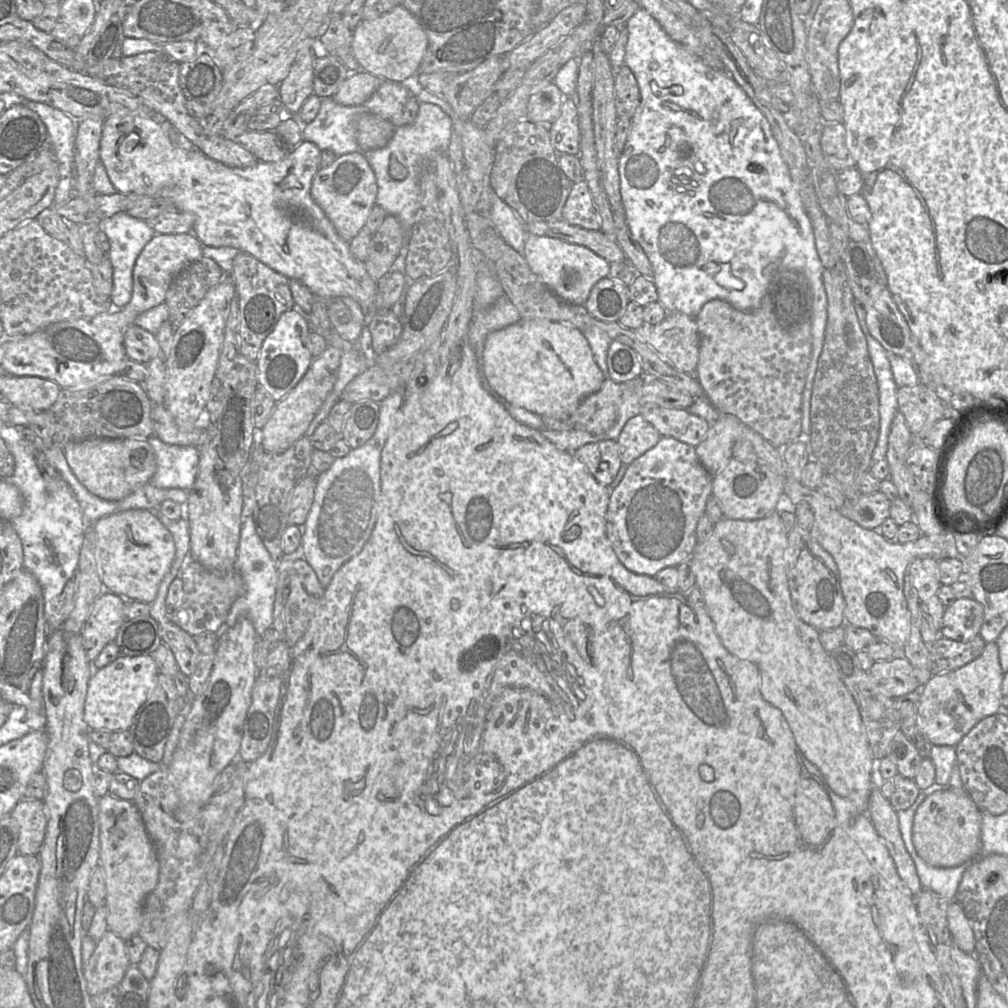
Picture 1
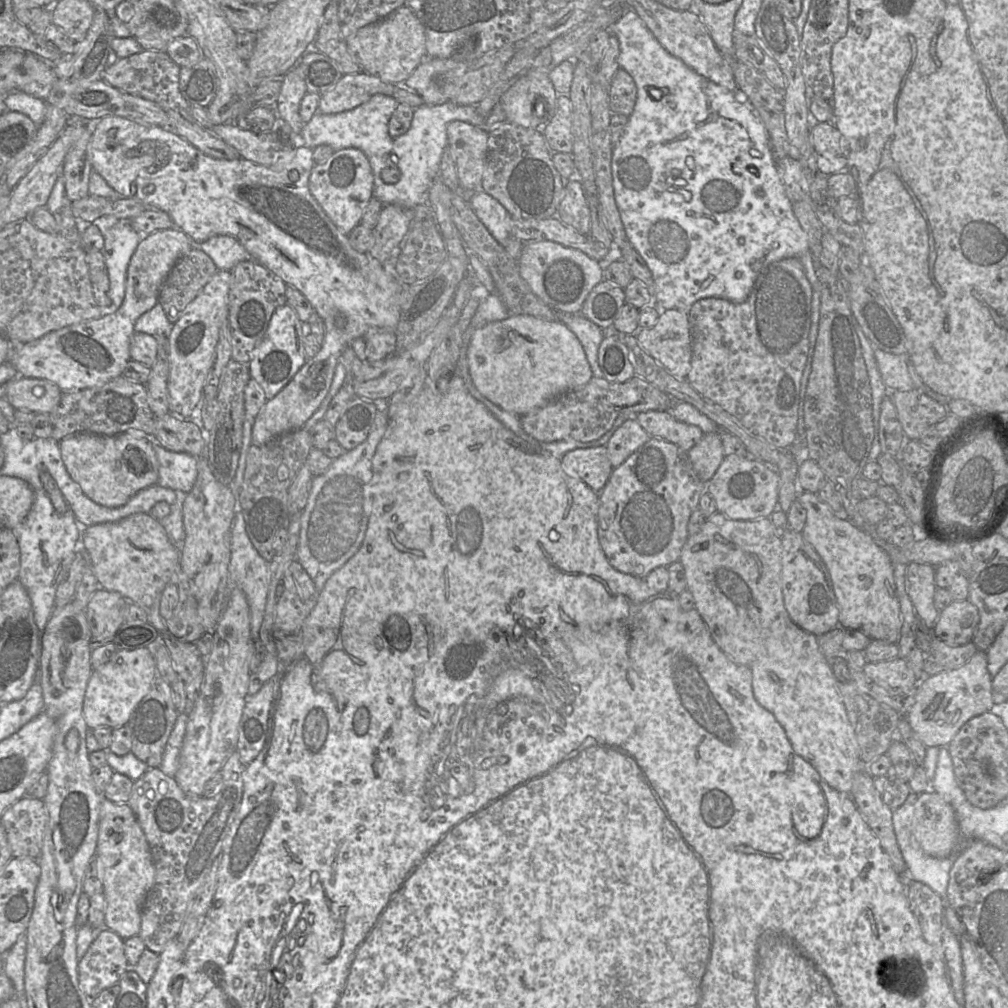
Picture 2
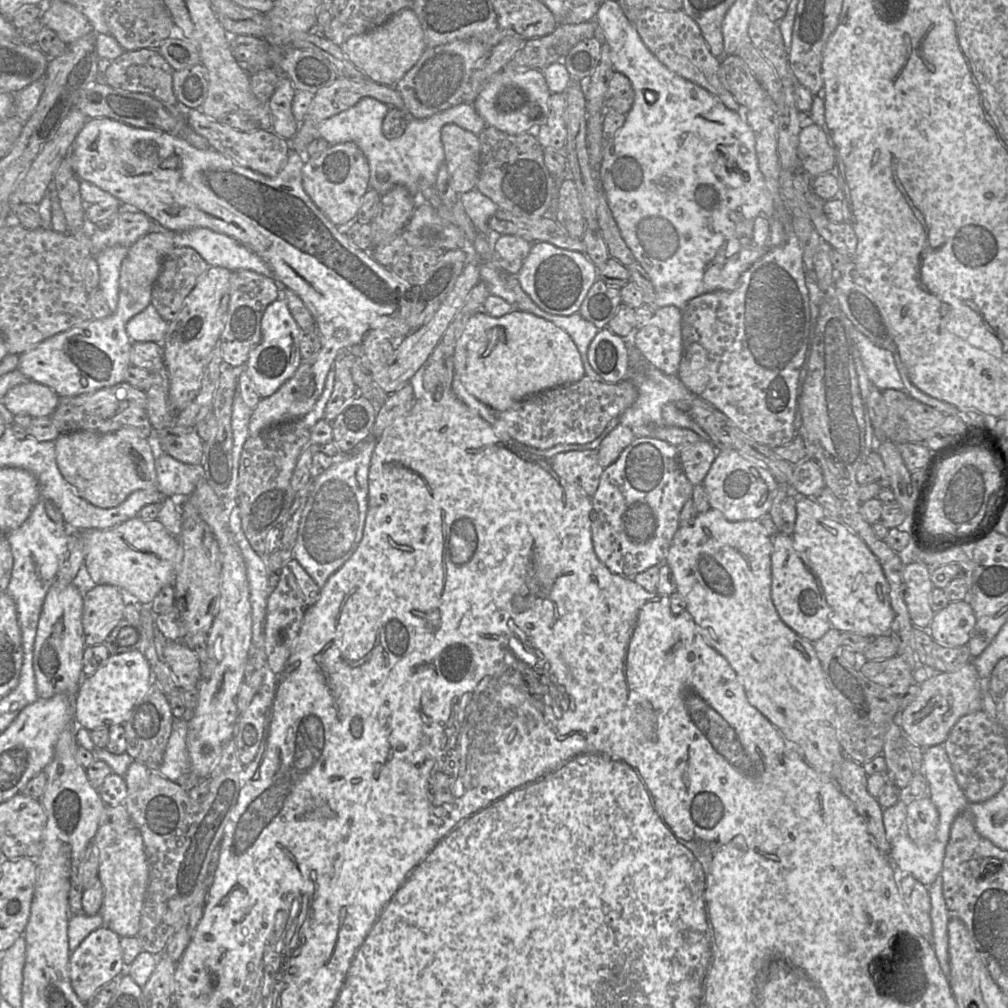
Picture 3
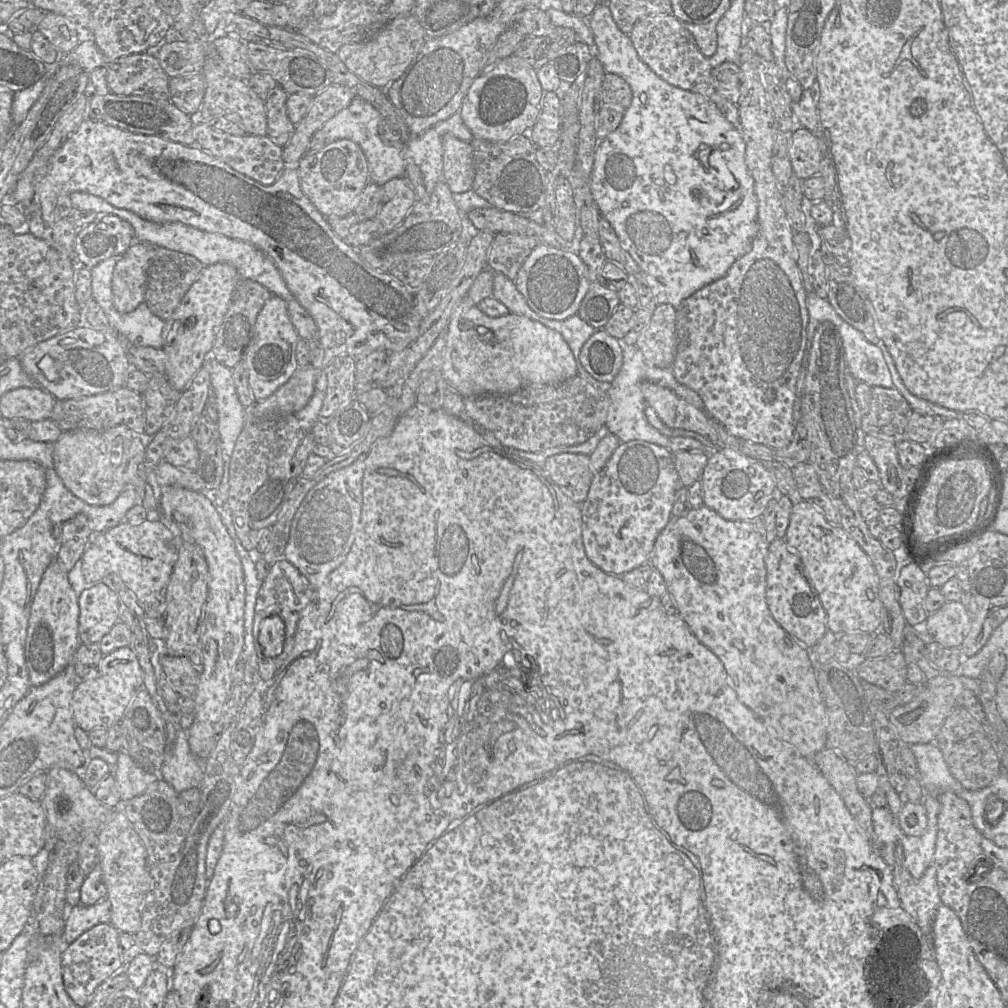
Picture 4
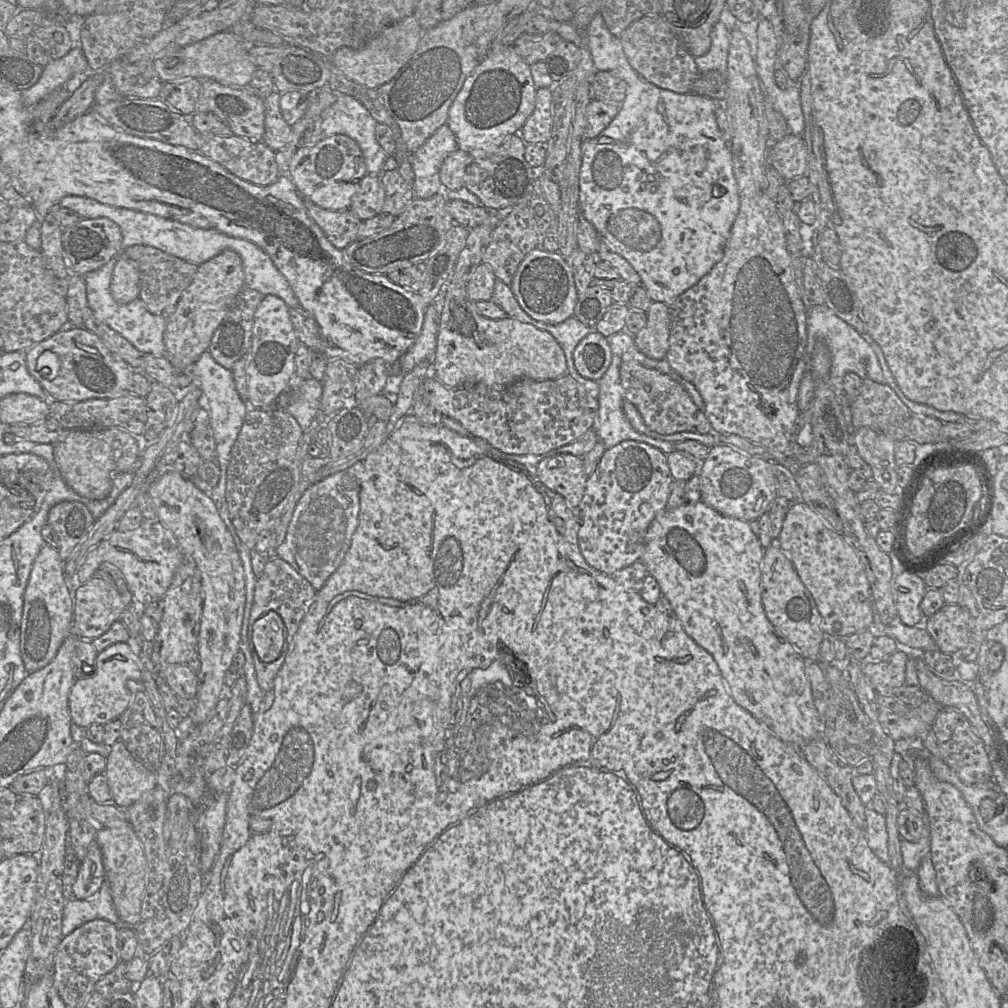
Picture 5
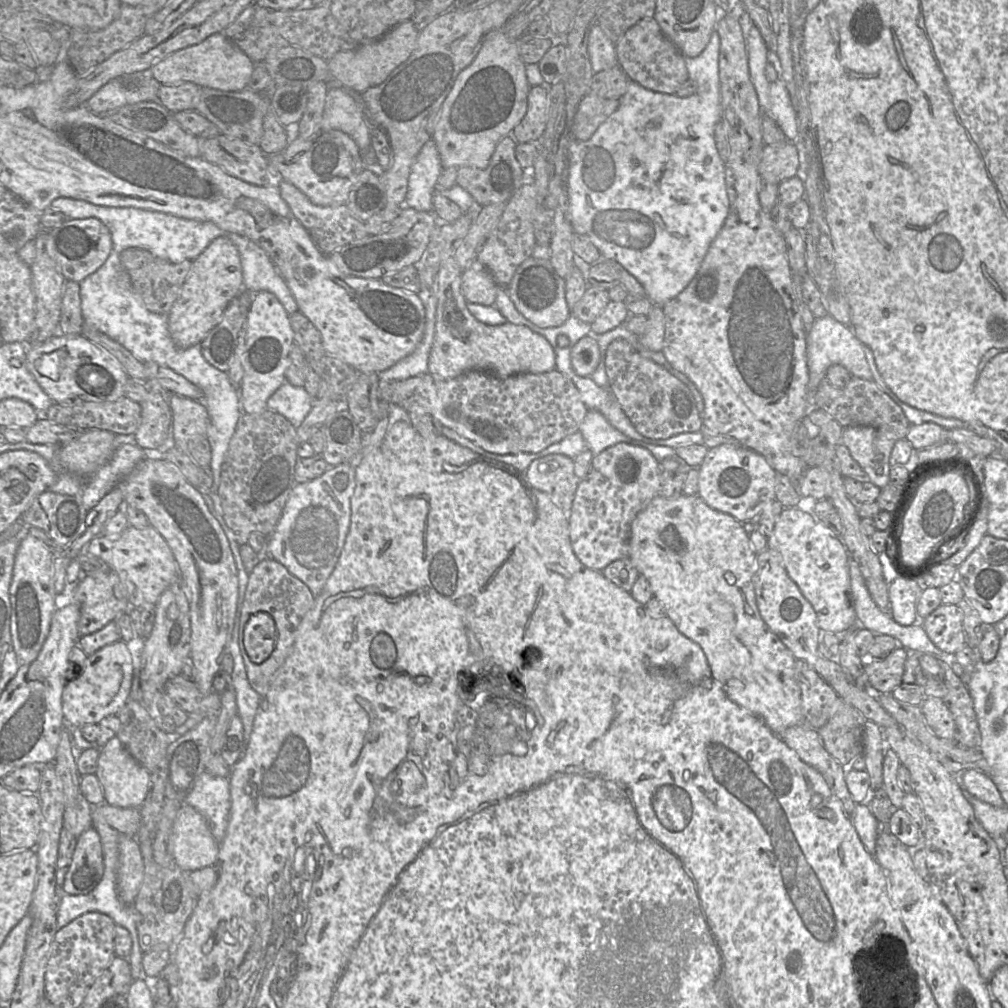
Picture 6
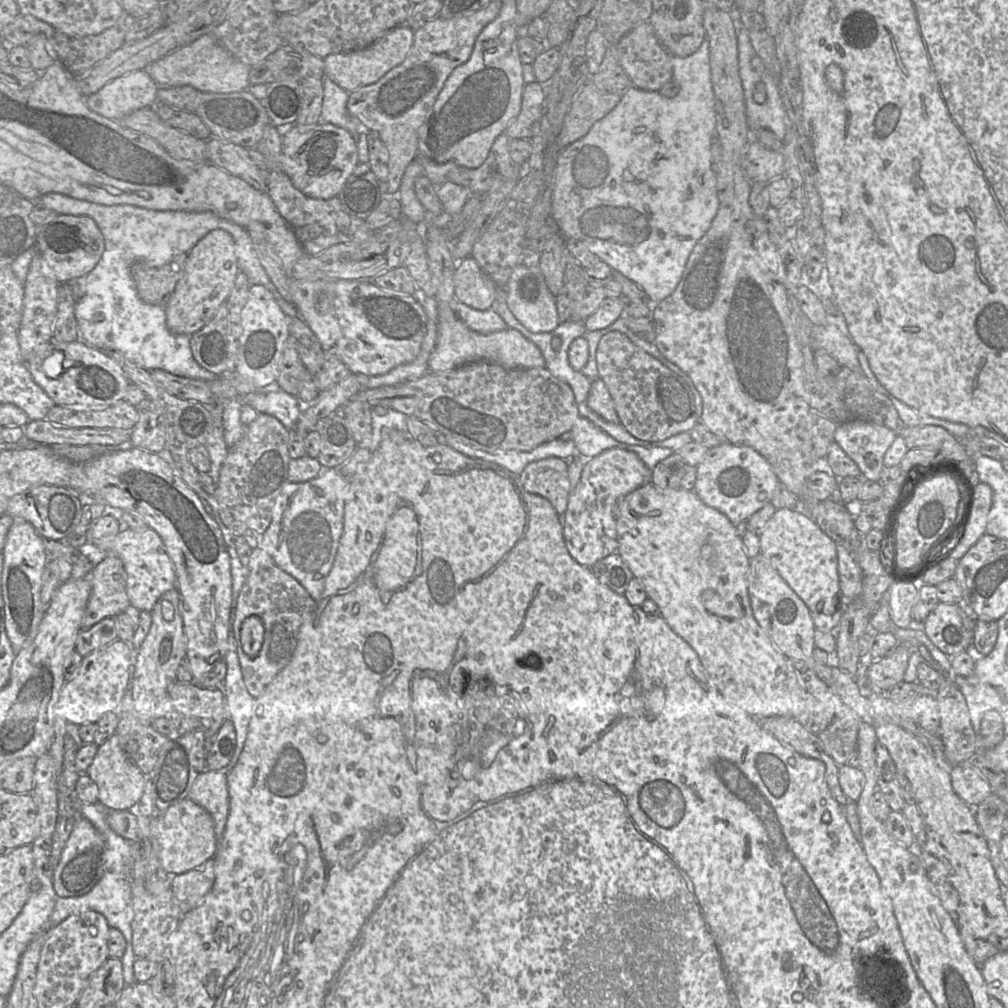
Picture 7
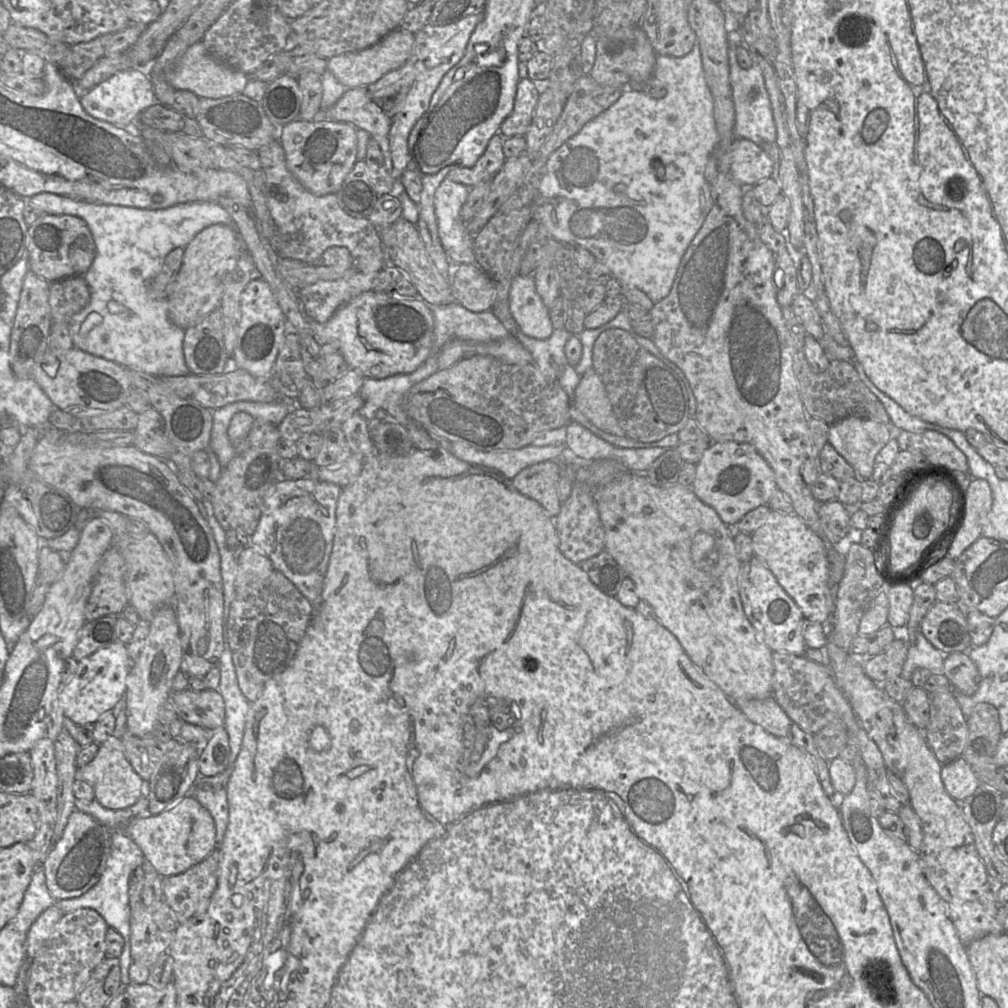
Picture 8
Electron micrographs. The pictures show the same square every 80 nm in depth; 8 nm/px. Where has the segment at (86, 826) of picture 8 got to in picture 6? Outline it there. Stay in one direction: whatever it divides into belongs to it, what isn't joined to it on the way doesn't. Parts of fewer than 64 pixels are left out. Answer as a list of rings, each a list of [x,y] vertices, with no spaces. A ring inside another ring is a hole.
[[[94,827],[76,841],[72,861],[65,875],[63,893],[82,895],[91,892],[104,873],[104,856],[100,836]]]

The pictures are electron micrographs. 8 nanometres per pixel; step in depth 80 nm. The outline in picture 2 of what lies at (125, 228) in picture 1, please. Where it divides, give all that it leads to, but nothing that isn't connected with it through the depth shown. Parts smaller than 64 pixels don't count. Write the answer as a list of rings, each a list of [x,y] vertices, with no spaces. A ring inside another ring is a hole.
[[[116,220],[104,232],[105,270],[109,277],[109,298],[111,305],[104,309],[104,315],[114,313],[125,297],[127,268],[142,235],[136,232],[129,220]]]

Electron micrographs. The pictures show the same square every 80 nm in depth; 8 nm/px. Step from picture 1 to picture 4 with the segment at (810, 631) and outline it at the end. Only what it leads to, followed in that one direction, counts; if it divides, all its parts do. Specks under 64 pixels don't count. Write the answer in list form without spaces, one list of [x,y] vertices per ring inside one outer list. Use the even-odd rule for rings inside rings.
[[[702,506],[697,509],[691,509],[686,515],[681,516],[681,517],[673,517],[671,518],[670,522],[668,525],[664,528],[664,530],[660,533],[658,536],[655,545],[654,545],[654,550],[650,559],[650,564],[654,569],[657,569],[661,572],[663,575],[668,592],[673,596],[673,598],[676,601],[677,607],[678,607],[678,615],[680,615],[685,622],[688,624],[689,628],[692,630],[692,632],[696,635],[696,637],[709,649],[711,649],[723,662],[723,664],[726,667],[726,670],[731,678],[732,684],[734,685],[739,697],[743,701],[744,704],[746,704],[759,718],[763,720],[763,722],[771,729],[771,731],[776,734],[782,741],[786,742],[787,744],[791,745],[794,749],[796,749],[802,756],[806,757],[807,759],[811,759],[814,757],[816,753],[821,751],[825,746],[827,746],[827,738],[826,738],[826,708],[824,704],[824,700],[822,697],[822,694],[820,692],[814,668],[812,666],[812,663],[809,658],[809,651],[810,649],[805,648],[803,645],[801,645],[797,640],[795,640],[792,636],[790,636],[773,618],[771,615],[771,612],[768,608],[768,605],[766,603],[766,554],[767,554],[767,549],[770,543],[766,541],[766,536],[762,536],[756,528],[753,526],[753,523],[751,521],[735,521],[735,520],[728,520],[722,517],[720,514],[718,514],[716,511],[713,509],[707,507],[707,506]]]

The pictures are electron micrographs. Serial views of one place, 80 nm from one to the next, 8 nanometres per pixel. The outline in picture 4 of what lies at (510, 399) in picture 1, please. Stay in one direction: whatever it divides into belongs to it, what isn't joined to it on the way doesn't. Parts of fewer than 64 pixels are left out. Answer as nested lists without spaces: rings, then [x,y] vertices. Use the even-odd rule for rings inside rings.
[[[468,296],[452,313],[446,333],[442,372],[449,387],[462,398],[492,394],[508,395],[529,386],[557,384],[577,376],[576,359],[559,332],[513,313],[490,317],[480,311]]]

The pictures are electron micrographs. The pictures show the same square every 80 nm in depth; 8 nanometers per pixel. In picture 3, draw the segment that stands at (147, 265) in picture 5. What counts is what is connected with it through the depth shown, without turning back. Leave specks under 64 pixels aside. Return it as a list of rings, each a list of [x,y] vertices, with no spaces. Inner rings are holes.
[[[174,248],[162,261],[152,288],[151,305],[171,322],[179,314],[184,300],[210,266],[192,248]]]

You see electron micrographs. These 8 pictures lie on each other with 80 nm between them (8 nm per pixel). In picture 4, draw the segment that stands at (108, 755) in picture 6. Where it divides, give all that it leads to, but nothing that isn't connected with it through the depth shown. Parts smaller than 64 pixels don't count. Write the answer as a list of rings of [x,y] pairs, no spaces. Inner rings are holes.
[[[124,750],[118,752],[116,766],[112,768],[120,798],[128,801],[149,788],[160,779],[159,773],[152,773],[138,765]]]

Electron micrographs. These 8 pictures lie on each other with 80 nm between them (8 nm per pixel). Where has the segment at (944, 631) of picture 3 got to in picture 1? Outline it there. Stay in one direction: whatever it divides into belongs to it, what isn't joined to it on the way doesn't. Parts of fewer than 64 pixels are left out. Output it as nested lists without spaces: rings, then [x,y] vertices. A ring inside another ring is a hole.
[[[974,598],[955,599],[945,607],[940,635],[958,642],[969,641],[979,635],[983,618],[983,606]]]

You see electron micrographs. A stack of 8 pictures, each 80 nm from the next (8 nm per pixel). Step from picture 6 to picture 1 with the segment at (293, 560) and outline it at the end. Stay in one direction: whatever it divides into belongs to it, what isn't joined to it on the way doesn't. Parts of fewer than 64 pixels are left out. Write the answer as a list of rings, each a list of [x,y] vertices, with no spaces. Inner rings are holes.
[[[403,390],[379,402],[380,417],[372,438],[346,456],[336,458],[328,470],[317,475],[314,500],[304,525],[300,526],[299,555],[309,563],[324,589],[334,574],[363,549],[372,533],[381,503],[381,453],[403,402]]]

